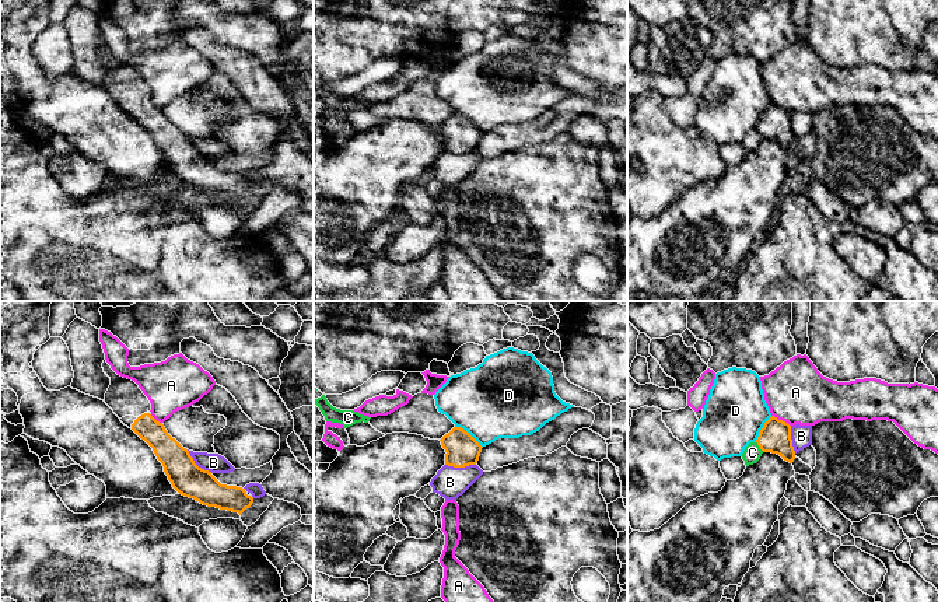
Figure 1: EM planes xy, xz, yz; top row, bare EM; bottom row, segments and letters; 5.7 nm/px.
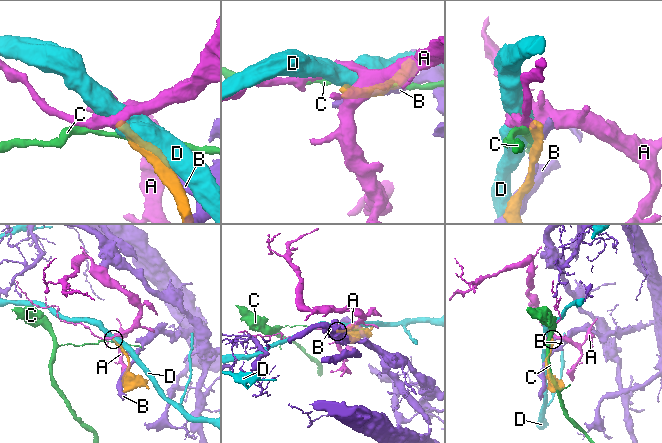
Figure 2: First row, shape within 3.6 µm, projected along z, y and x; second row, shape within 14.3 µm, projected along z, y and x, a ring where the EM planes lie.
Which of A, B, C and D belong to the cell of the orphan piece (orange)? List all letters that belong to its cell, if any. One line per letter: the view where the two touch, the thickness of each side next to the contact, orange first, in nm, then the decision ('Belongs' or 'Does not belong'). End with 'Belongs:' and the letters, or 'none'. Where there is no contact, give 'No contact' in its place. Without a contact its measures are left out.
A: Touches orange in yz. Thickness 180 nm (orange) against 360 nm. Does not belong
B: Touches orange in xy. Thickness 190 nm (orange) against 110 nm. Does not belong
C: Touches orange in yz. Thickness 180 nm (orange) against 100 nm. Does not belong
D: Touches orange in xz. Thickness 190 nm (orange) against 440 nm. Does not belong
Belongs: none

